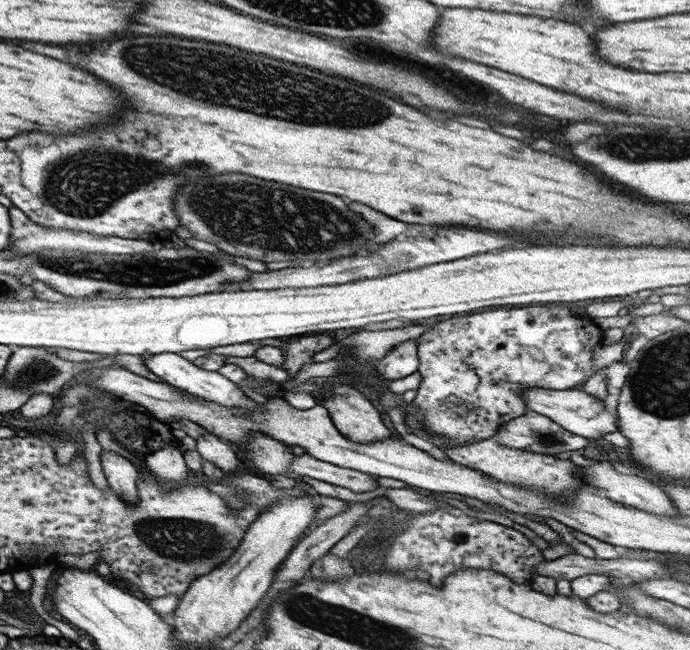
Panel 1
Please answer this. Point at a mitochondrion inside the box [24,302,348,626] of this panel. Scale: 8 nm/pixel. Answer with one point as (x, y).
(204, 544)

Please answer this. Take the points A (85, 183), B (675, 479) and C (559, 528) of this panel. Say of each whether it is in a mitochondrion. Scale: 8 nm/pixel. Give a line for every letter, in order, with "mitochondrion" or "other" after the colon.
A: mitochondrion
B: other
C: other

